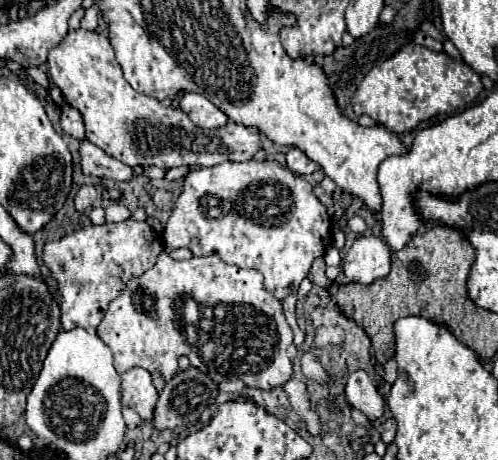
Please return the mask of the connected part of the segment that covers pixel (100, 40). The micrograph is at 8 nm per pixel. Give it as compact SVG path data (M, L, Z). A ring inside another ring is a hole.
M84 28L70 30L64 40L48 52L46 64L48 76L62 90L64 100L82 114L86 140L130 168L206 168L228 160L250 160L260 148L260 136L252 128L232 120L222 128L200 128L192 124L180 108L166 108L156 98L136 92L122 76L110 40L100 32Z

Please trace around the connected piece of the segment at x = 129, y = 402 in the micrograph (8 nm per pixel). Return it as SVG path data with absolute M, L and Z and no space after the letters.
M132 368L122 374L122 388L120 388L122 406L136 410L142 416L142 420L150 420L156 400L158 392L152 384L148 370Z

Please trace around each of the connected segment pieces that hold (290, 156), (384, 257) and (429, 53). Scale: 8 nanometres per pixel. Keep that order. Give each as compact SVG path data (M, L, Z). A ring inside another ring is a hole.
M290 148L288 152L286 152L286 164L288 164L288 168L292 170L292 172L296 172L296 174L300 174L300 176L308 176L308 174L312 174L316 168L318 168L318 164L316 162L312 162L302 150L298 150L298 148Z
M360 236L344 258L344 274L360 284L370 284L390 272L392 250L380 236Z
M406 44L388 60L376 64L358 86L352 96L352 108L356 116L368 114L390 132L402 134L414 130L420 122L434 116L456 114L470 108L482 92L480 74L468 68L462 60L448 56L446 52L434 52L426 46Z

